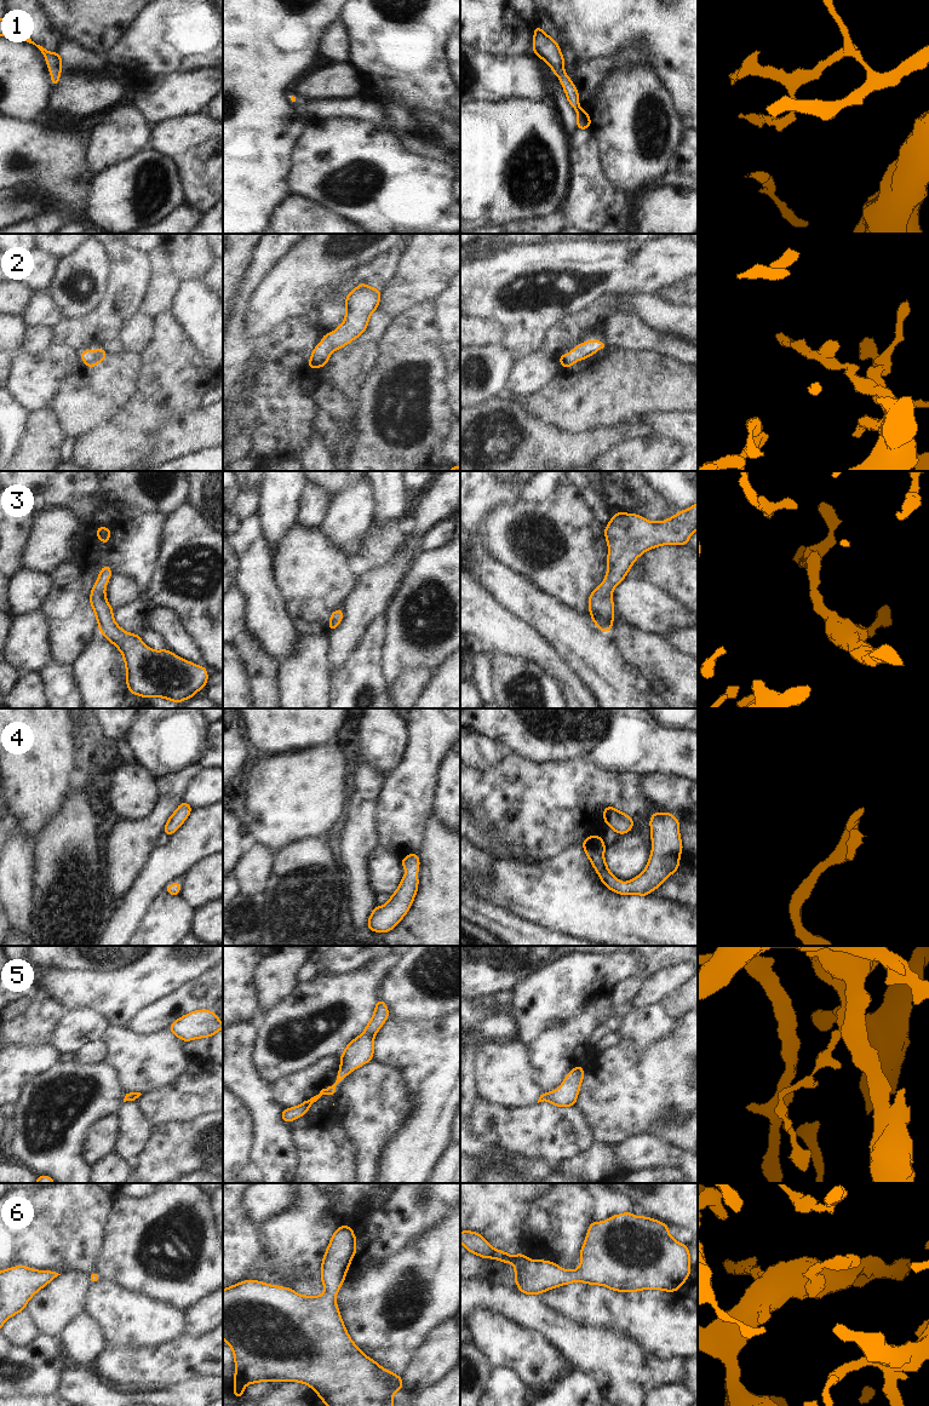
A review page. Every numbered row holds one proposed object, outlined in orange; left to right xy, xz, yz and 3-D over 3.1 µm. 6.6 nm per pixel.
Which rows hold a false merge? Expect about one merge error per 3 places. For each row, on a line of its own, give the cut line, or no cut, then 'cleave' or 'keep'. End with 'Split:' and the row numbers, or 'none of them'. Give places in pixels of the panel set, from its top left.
1: cut none; keep
2: cut none; keep
3: cut none; keep
4: cut none; keep
5: cut none; keep
6: cut none; keep
Split: none of them

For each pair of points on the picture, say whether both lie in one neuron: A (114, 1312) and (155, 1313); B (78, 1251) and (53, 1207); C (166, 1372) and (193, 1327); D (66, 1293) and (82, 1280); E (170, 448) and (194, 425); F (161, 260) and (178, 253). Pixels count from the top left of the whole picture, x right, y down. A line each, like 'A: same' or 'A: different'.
A: same
B: same
C: different
D: same
E: same
F: different

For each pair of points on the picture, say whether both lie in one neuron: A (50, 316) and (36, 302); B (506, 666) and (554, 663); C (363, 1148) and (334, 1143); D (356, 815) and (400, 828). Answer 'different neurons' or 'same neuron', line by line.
A: same neuron
B: different neurons
C: different neurons
D: different neurons

